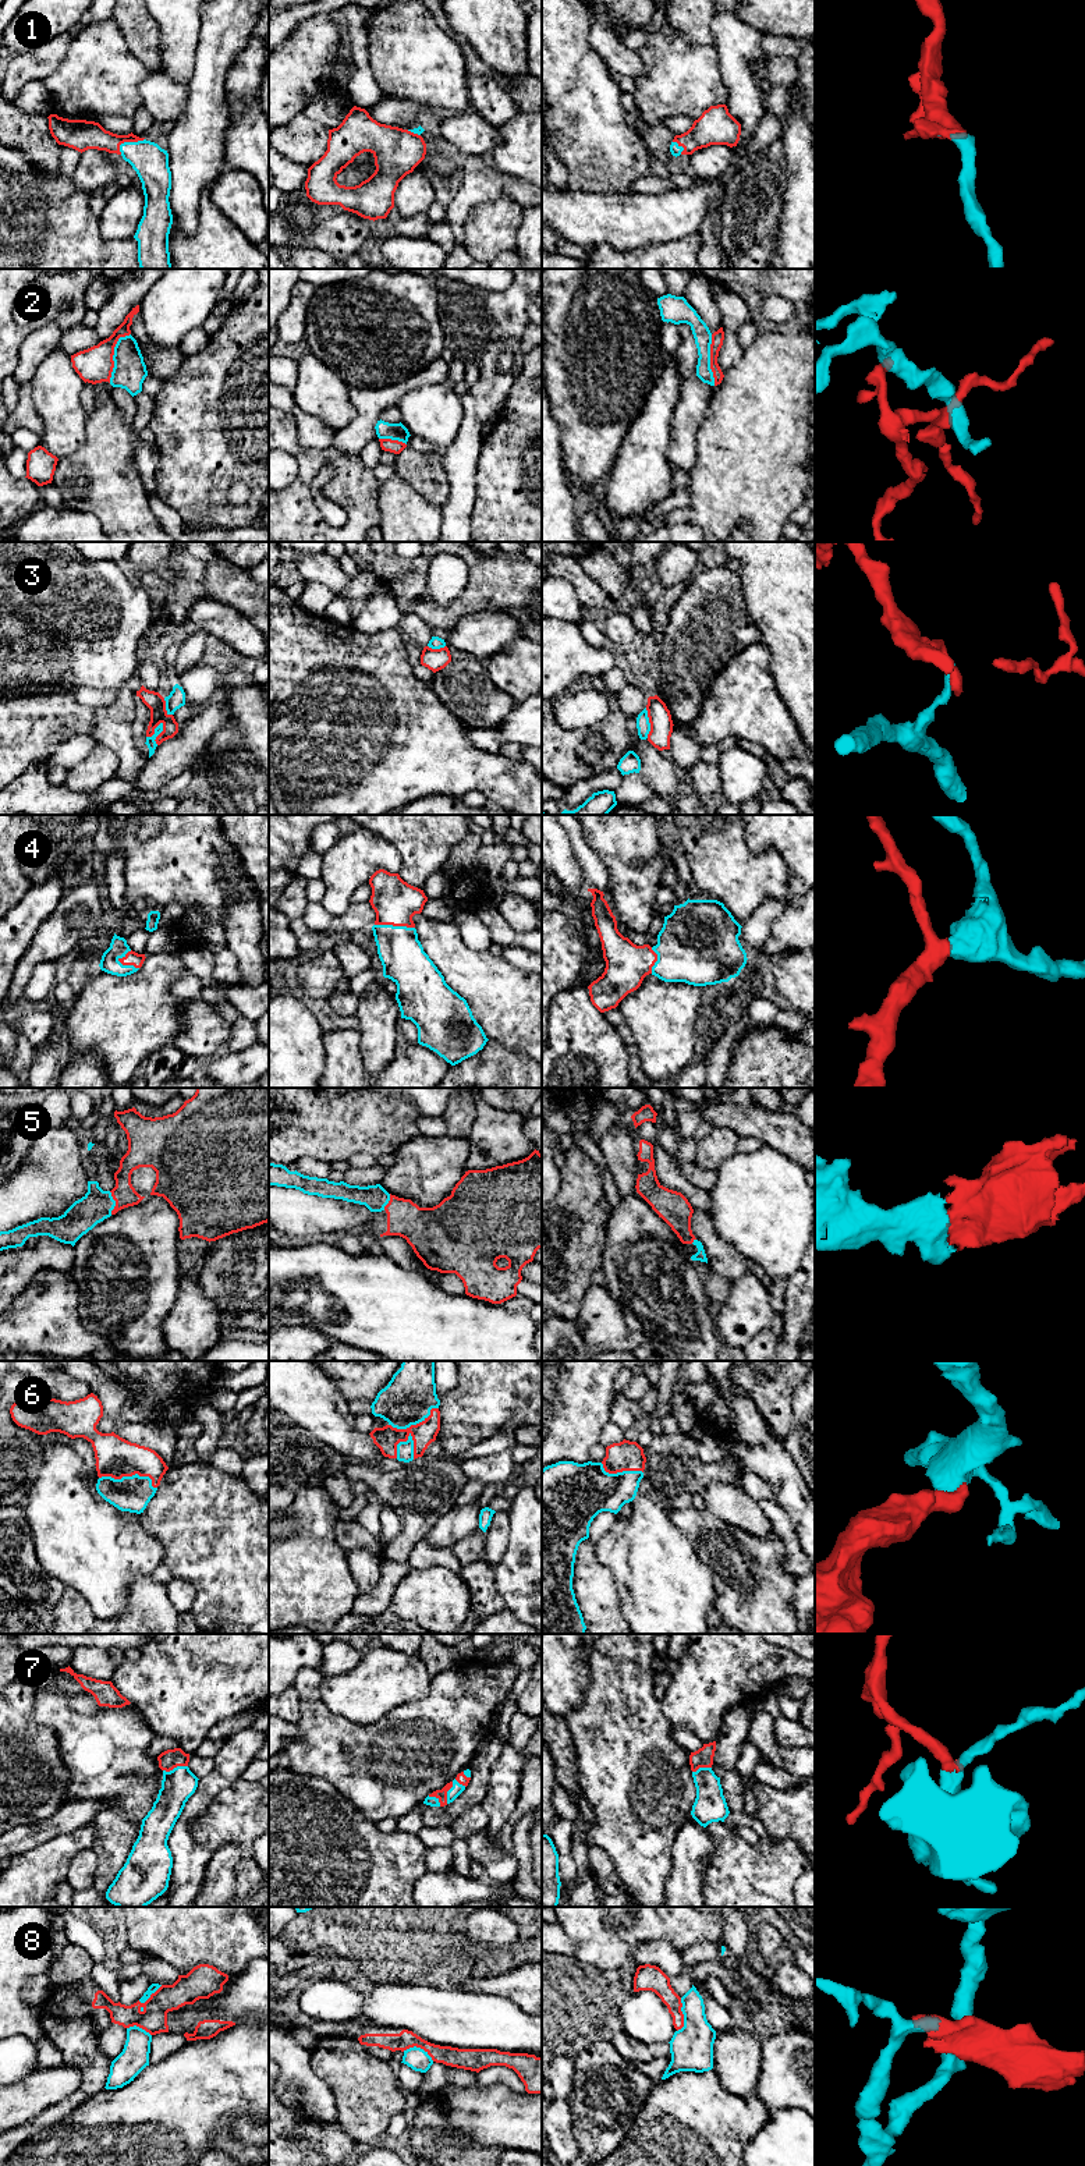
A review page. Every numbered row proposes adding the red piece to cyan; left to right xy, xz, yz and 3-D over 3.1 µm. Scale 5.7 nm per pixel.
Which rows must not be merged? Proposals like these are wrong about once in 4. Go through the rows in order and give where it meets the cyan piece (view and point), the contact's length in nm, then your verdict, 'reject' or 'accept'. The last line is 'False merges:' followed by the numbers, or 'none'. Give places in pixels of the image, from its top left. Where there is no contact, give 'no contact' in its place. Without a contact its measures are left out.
1: meets cyan in xy at (127, 142); contact 170 nm long; accept
2: meets cyan in xy at (113, 355); contact 320 nm long; reject
3: meets cyan in xy at (159, 733); contact 140 nm long; reject
4: meets cyan in xz at (394, 926); contact 240 nm long; accept
5: meets cyan in xy at (114, 1202); contact 140 nm long; accept
6: meets cyan in xy at (130, 1477); contact 340 nm long; accept
7: meets cyan in xy at (174, 1768); contact 150 nm long; accept
8: meets cyan in yz at (683, 2013); contact 200 nm long; reject
False merges: 2, 3, 8

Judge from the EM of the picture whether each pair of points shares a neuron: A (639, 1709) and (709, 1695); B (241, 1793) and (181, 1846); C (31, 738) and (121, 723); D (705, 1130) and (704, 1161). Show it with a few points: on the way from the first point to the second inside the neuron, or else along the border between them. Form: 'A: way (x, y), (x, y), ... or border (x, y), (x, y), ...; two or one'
A: border (660, 1701), (663, 1715), (674, 1726); two
B: border (208, 1807), (192, 1824), (192, 1836), (212, 1853); two
C: way (53, 722), (99, 723); one
D: border (715, 1127), (698, 1142); two

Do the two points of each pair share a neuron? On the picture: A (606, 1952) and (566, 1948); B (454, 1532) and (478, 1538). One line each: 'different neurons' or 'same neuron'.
A: different neurons
B: different neurons

